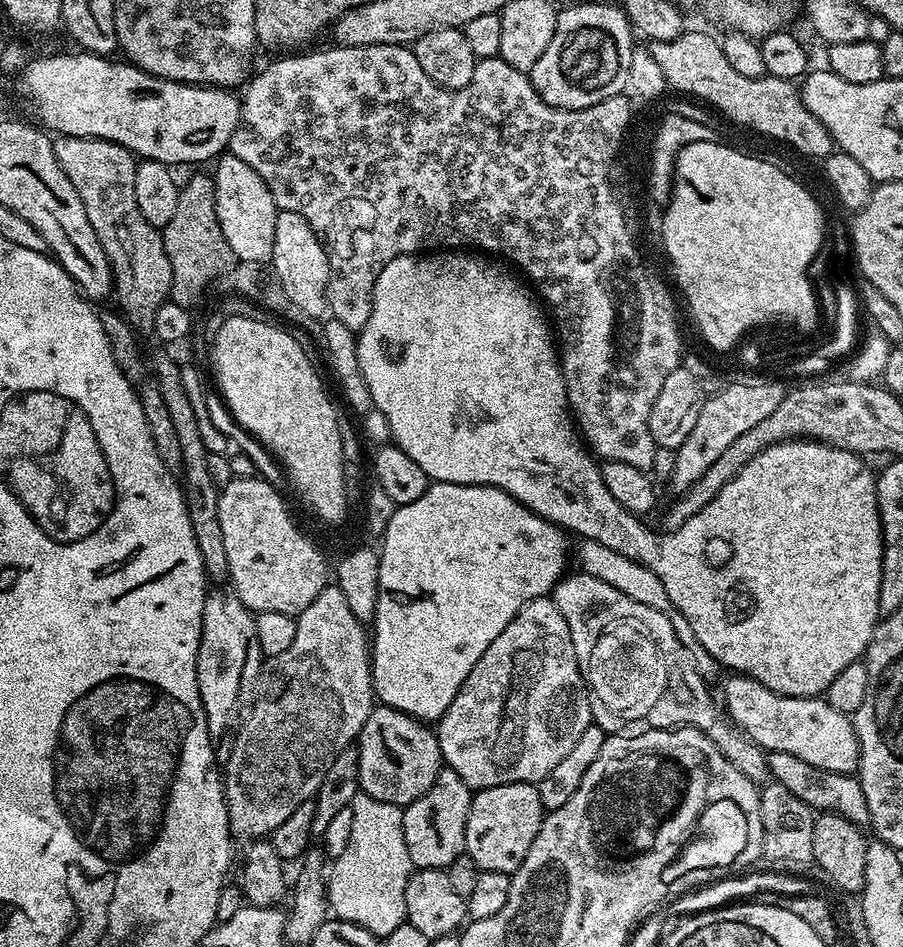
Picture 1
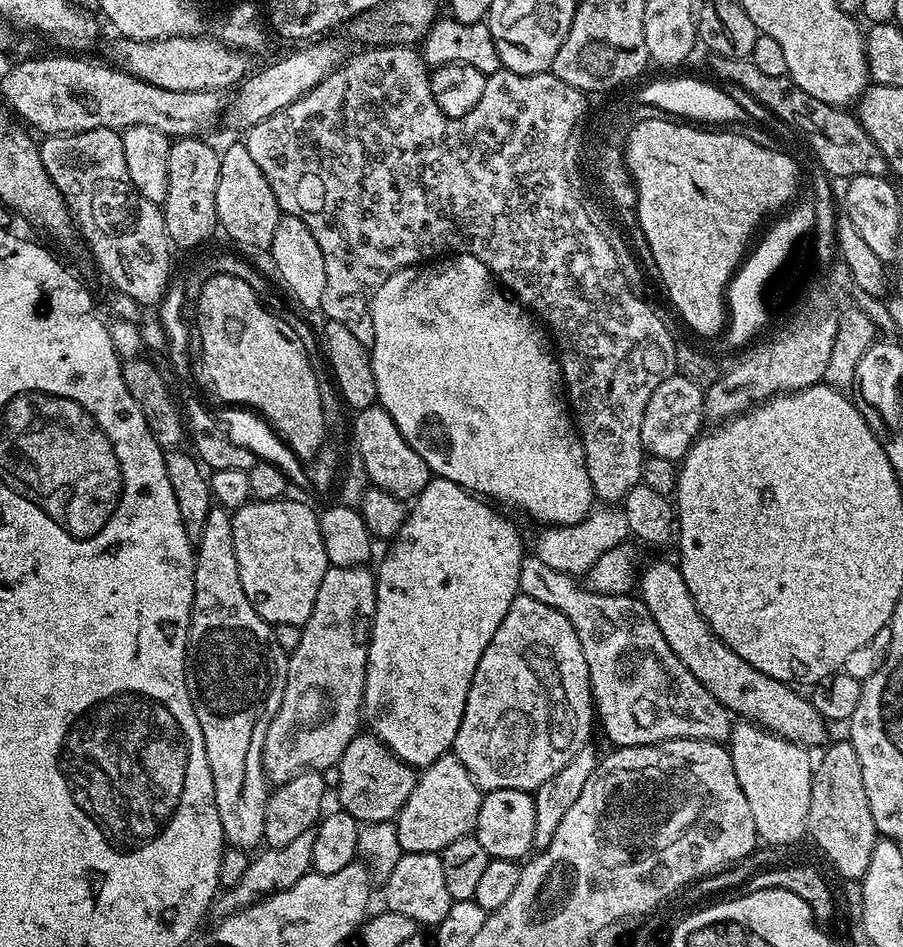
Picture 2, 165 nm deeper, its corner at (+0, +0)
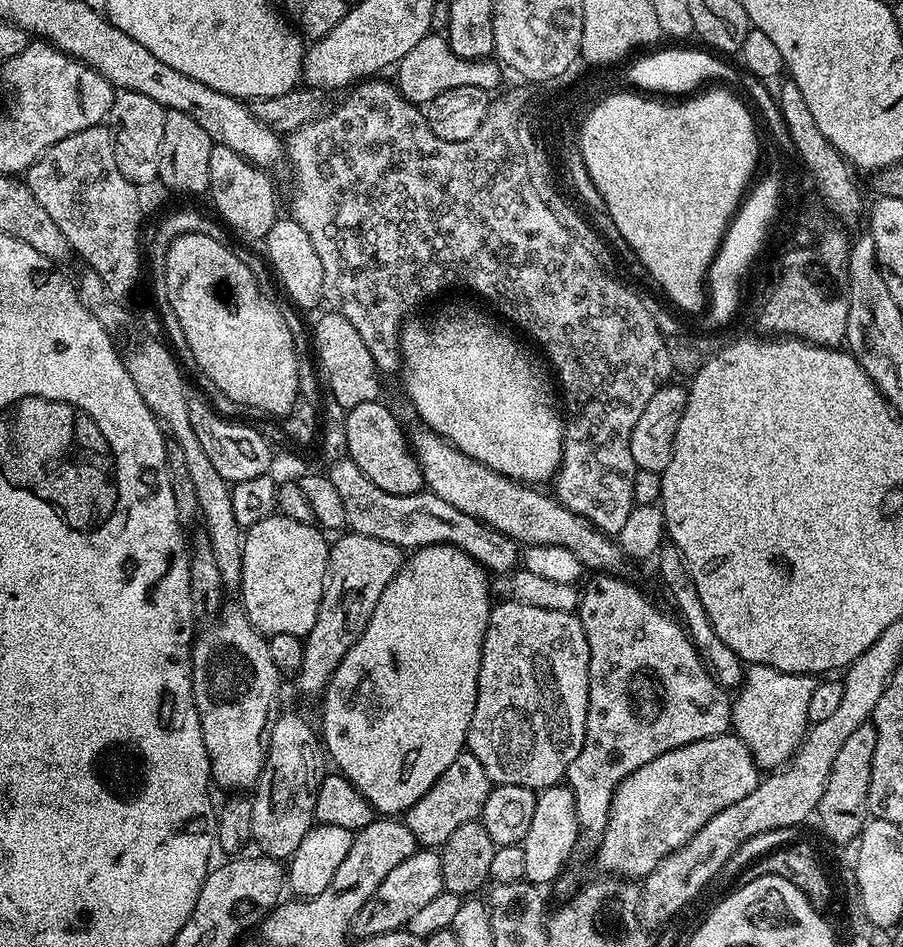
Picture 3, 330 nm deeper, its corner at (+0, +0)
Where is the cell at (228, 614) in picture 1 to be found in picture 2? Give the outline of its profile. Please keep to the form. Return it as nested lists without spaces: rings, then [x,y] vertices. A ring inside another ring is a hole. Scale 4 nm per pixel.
[[[213,506],[206,514],[206,526],[202,526],[202,538],[195,541],[194,598],[192,621],[188,623],[188,693],[202,730],[206,746],[206,762],[210,762],[210,774],[214,778],[214,802],[218,806],[218,818],[222,822],[225,841],[233,848],[259,849],[264,844],[266,830],[266,802],[269,785],[260,763],[264,735],[272,715],[278,710],[282,694],[286,690],[289,653],[283,652],[276,641],[273,625],[267,624],[254,610],[246,590],[242,590],[242,578],[238,574],[238,558],[234,558],[234,530],[232,512]]]

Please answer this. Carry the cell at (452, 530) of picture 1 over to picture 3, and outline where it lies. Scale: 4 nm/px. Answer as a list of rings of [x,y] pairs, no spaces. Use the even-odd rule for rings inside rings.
[[[431,544],[425,548],[415,549],[405,559],[404,565],[400,567],[398,574],[390,582],[390,586],[382,590],[382,598],[378,598],[378,606],[374,606],[374,614],[366,630],[360,635],[358,642],[354,642],[354,646],[342,658],[342,662],[338,662],[330,682],[324,688],[322,693],[324,705],[320,708],[320,724],[318,723],[319,731],[322,733],[323,747],[331,763],[333,760],[340,767],[337,768],[339,775],[347,778],[381,817],[396,818],[408,813],[414,806],[414,802],[418,802],[418,798],[422,798],[422,794],[426,794],[426,790],[430,790],[430,786],[434,786],[434,782],[442,778],[450,762],[454,762],[454,758],[458,758],[458,754],[465,751],[470,718],[474,714],[478,694],[478,670],[482,658],[484,635],[488,629],[488,619],[493,607],[494,596],[490,591],[489,573],[484,565],[478,563],[470,554],[455,548],[453,544]]]

